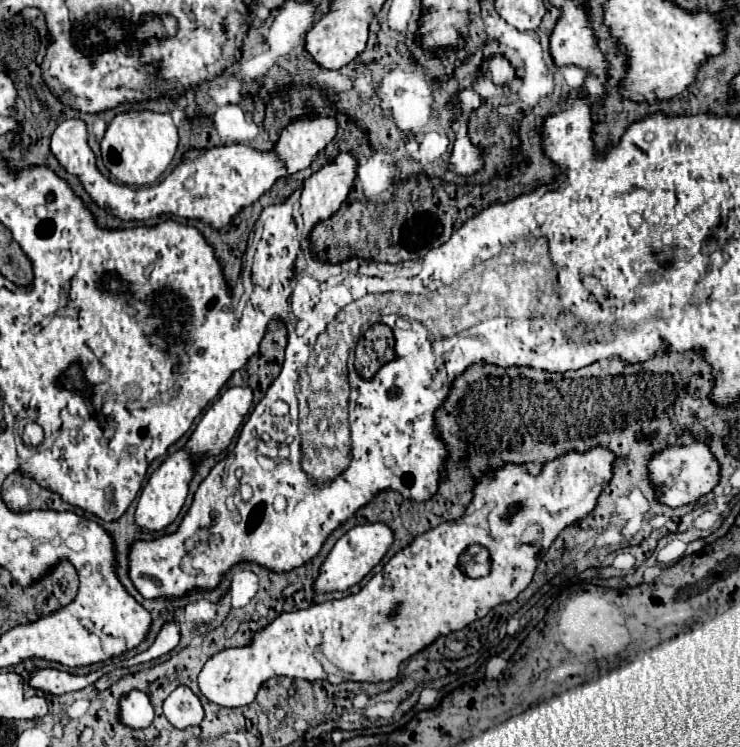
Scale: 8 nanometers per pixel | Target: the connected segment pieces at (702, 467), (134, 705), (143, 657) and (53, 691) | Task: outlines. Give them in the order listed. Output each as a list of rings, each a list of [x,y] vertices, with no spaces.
[[[683,435],[679,441],[681,445],[661,451],[649,463],[649,475],[655,487],[659,489],[661,503],[671,505],[671,507],[679,507],[679,505],[699,499],[701,495],[709,493],[719,481],[719,465],[715,457],[709,453],[709,447],[705,443],[695,443],[691,435]]]
[[[131,689],[131,693],[119,699],[119,719],[131,729],[145,729],[151,725],[155,713],[151,709],[151,697],[141,689]]]
[[[167,621],[161,631],[157,633],[153,645],[149,649],[145,649],[143,653],[138,653],[130,659],[130,662],[147,663],[151,659],[157,659],[169,651],[173,651],[181,641],[181,631],[179,631],[179,623],[177,621]]]
[[[35,667],[29,673],[29,687],[35,691],[41,691],[45,695],[65,695],[71,691],[85,689],[87,685],[93,685],[93,673],[89,675],[73,675],[59,669],[43,669]]]

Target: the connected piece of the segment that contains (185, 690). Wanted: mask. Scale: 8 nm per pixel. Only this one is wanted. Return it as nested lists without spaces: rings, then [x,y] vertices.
[[[179,685],[165,699],[163,713],[165,713],[167,721],[171,721],[179,729],[199,725],[203,721],[203,705],[201,705],[199,697],[187,685]]]

